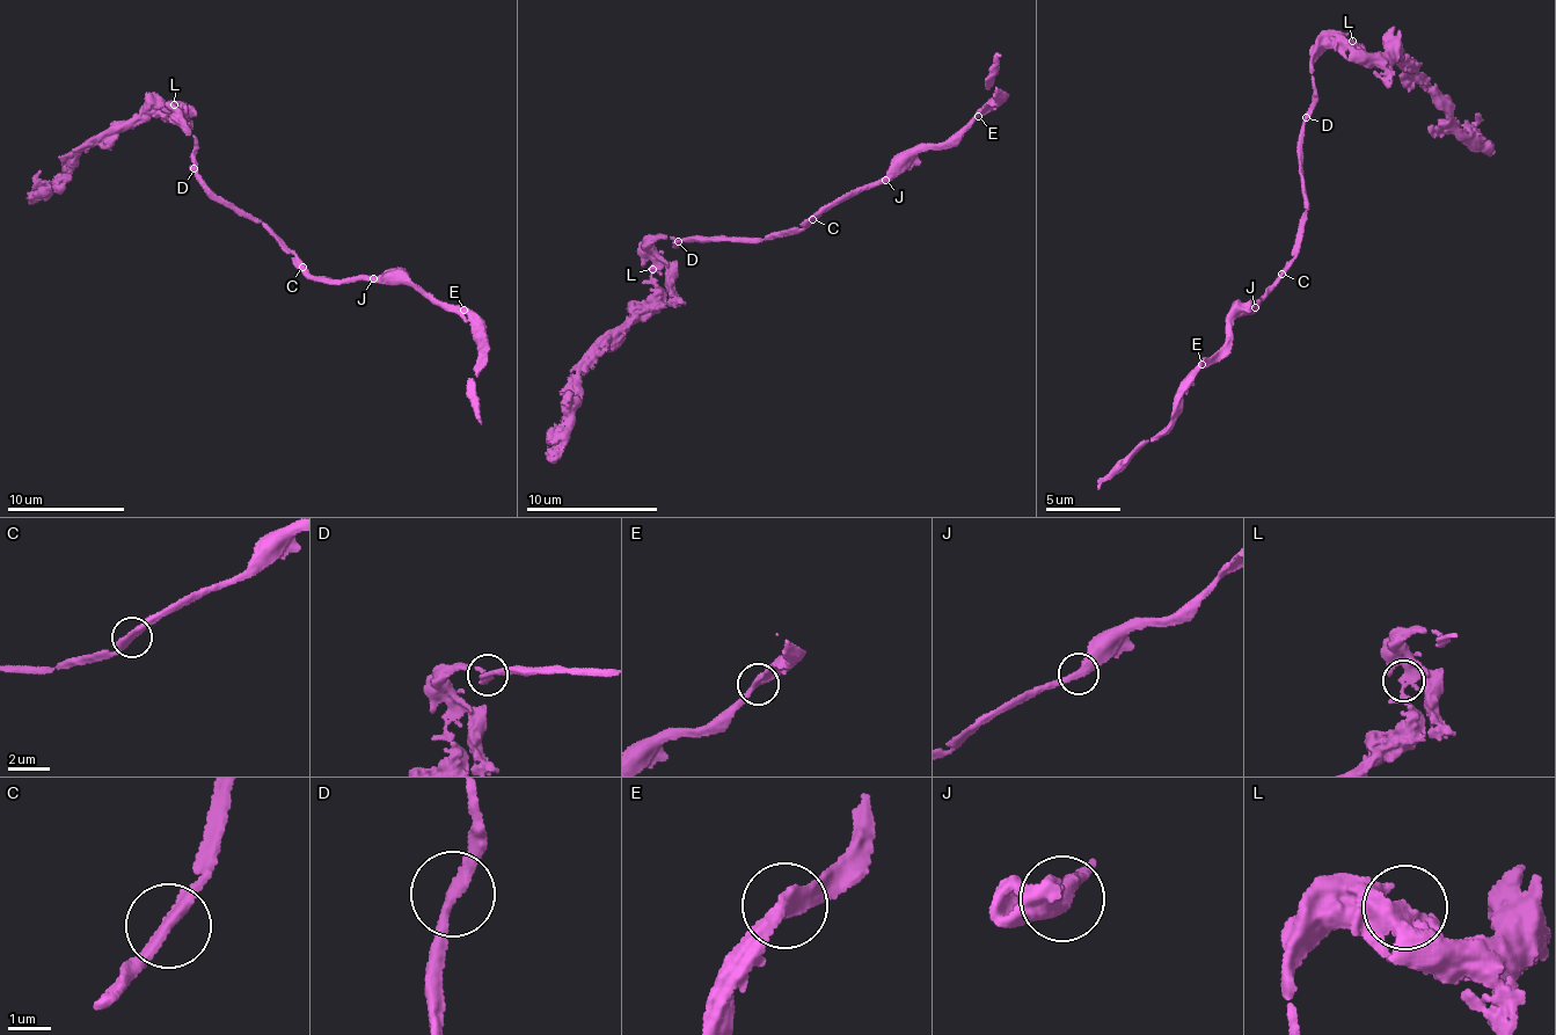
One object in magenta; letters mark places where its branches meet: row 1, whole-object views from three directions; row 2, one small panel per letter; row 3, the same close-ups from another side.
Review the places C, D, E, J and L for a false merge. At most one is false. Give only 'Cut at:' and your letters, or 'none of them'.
Cut at: none of them

